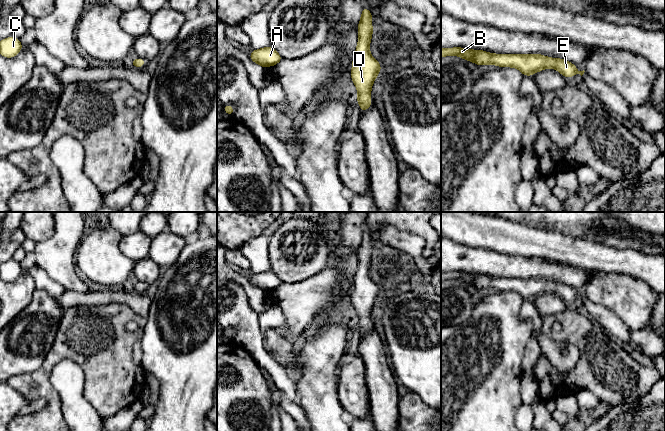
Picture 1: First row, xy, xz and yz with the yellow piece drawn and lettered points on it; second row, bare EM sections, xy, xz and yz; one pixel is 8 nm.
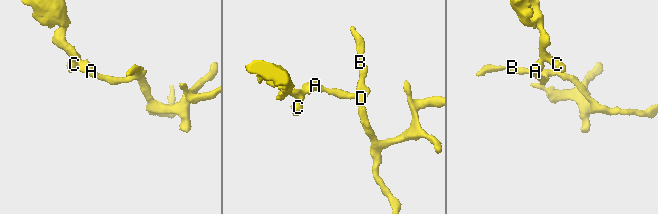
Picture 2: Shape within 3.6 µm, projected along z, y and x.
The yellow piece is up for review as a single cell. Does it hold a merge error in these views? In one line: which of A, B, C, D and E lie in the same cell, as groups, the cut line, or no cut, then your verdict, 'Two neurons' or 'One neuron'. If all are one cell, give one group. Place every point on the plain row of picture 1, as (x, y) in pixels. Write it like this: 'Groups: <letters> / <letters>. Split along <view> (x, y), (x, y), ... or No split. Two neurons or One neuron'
Groups: A B C D E. No split. One neuron

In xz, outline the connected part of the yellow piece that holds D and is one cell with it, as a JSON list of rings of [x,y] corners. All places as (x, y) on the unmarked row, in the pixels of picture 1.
[[[363,231],[361,244],[358,248],[359,264],[351,294],[351,302],[358,315],[356,324],[360,329],[361,337],[372,329],[371,311],[382,293],[380,287],[371,280],[369,275],[373,257],[372,242],[369,232]]]

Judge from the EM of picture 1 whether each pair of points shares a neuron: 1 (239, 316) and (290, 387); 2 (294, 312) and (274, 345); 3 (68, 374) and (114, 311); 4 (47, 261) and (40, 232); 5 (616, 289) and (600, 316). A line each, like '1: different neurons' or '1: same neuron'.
1: same neuron
2: different neurons
3: different neurons
4: different neurons
5: different neurons

